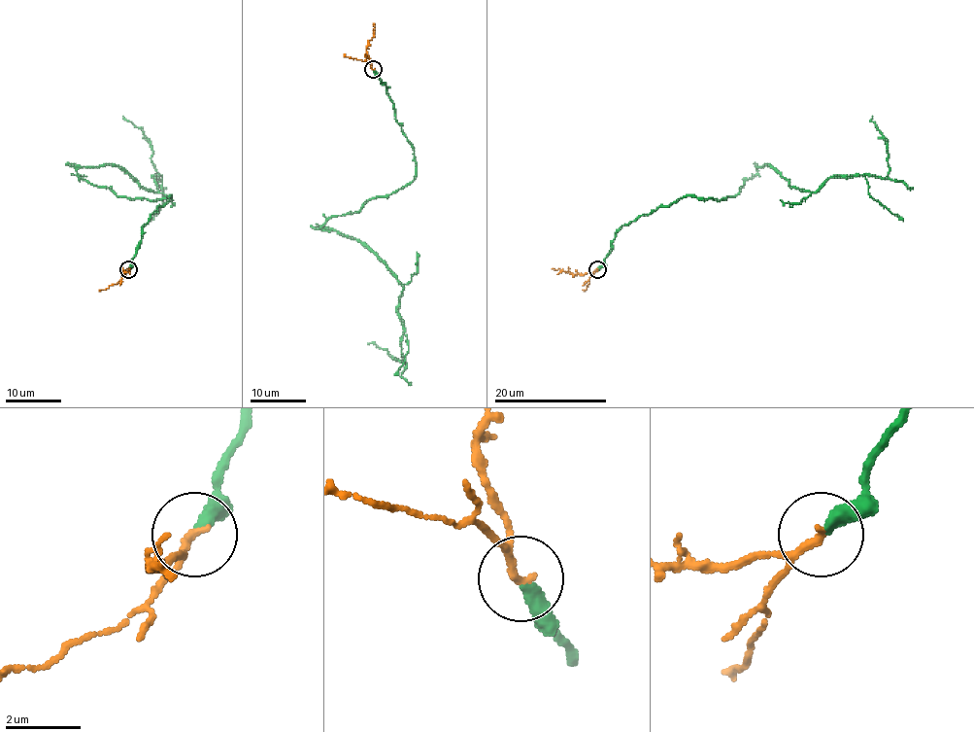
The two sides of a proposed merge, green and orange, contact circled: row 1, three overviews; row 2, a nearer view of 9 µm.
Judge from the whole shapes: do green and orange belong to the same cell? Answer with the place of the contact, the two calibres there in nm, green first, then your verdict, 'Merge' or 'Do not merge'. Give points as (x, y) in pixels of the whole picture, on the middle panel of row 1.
Place: (373, 69). Thickness 360 nm (green) against 170 nm. Merge

